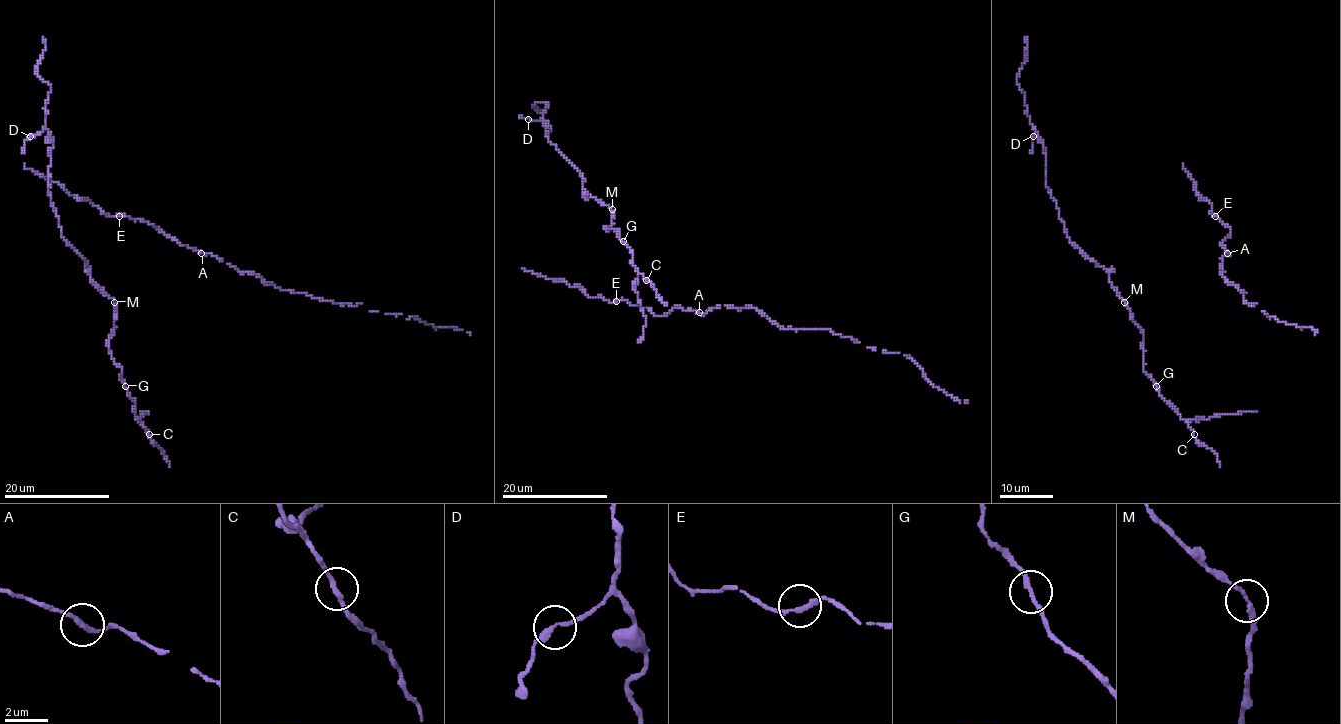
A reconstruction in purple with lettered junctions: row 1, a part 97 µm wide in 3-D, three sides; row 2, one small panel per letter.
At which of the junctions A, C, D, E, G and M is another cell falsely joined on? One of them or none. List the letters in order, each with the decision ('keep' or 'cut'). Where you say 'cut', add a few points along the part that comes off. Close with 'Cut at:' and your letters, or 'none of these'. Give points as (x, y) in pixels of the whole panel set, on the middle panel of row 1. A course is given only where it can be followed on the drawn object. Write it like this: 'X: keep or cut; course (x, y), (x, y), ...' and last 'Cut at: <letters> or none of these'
A: keep
C: keep
D: keep
E: keep
G: keep
M: keep
Cut at: none of these

